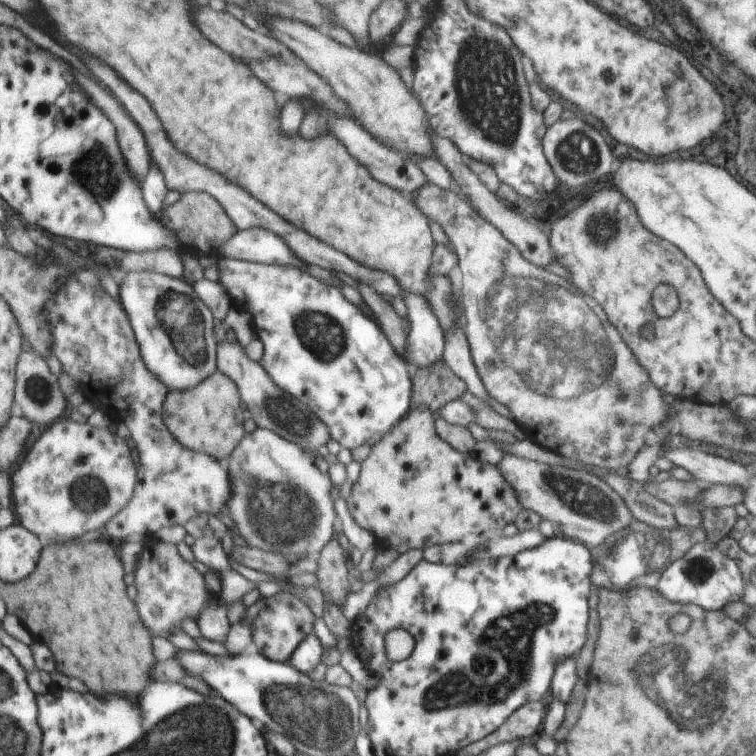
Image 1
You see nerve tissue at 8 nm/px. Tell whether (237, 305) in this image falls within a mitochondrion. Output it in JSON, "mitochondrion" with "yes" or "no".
{"mitochondrion":"no"}

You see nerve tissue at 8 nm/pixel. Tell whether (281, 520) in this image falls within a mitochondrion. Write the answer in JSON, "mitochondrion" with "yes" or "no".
{"mitochondrion":"yes"}

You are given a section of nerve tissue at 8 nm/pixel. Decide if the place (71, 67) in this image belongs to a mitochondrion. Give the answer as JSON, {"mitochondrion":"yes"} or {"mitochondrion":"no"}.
{"mitochondrion":"no"}

